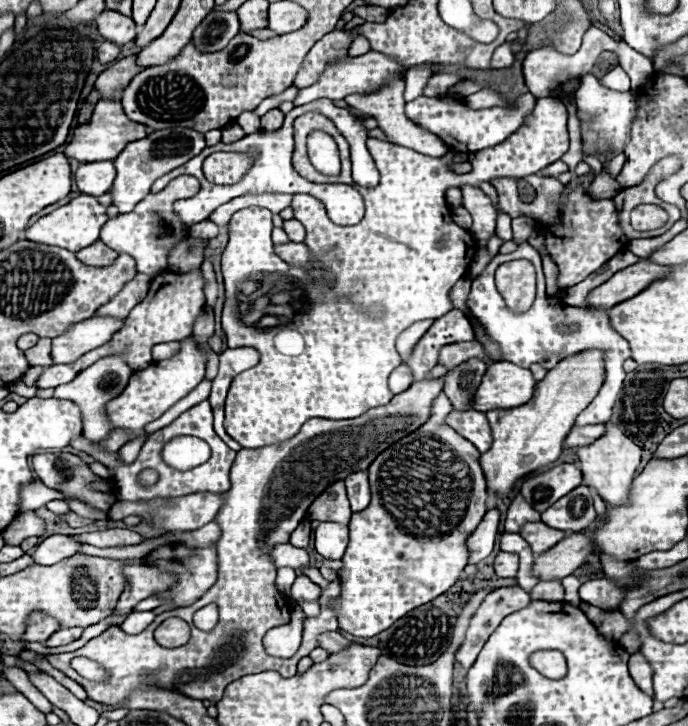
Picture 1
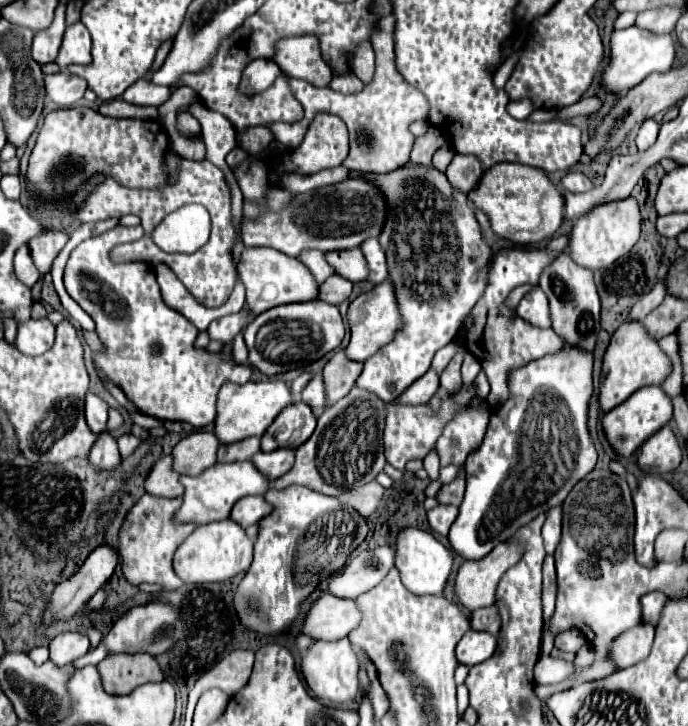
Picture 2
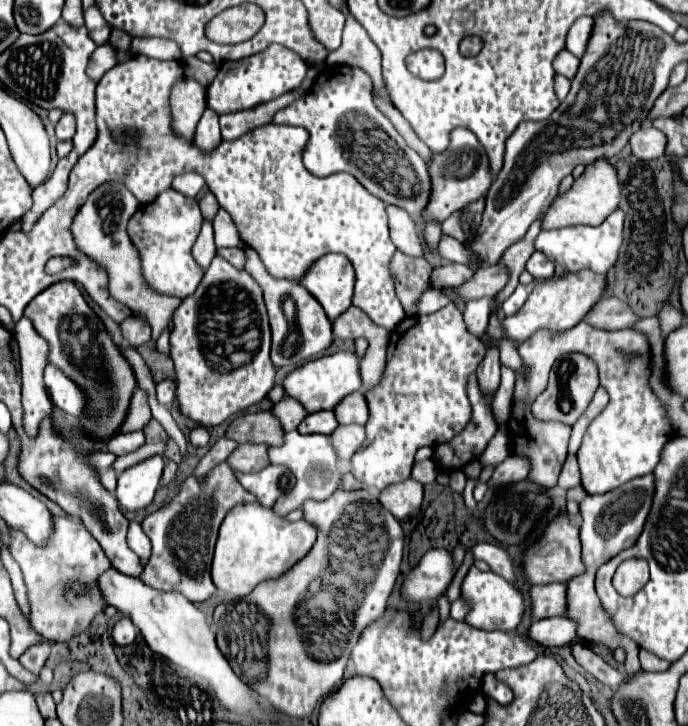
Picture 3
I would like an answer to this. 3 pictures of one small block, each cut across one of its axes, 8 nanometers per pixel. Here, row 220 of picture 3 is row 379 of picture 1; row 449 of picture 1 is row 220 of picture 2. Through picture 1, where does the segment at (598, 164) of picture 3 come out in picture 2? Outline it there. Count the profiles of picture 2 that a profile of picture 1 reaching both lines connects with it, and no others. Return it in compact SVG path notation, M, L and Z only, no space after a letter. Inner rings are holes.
M518 162L494 164L484 172L482 186L478 186L474 194L468 194L468 198L488 214L492 230L514 244L538 244L550 238L564 218L564 198L548 176L538 168Z

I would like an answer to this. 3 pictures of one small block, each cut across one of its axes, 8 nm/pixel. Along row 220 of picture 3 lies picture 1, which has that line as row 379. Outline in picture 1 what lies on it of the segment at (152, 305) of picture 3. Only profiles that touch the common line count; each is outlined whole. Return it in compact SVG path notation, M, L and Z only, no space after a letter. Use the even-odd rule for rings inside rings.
M112 356L112 358L100 358L98 362L94 362L92 366L88 366L86 370L82 370L72 382L68 384L60 384L54 390L54 396L56 398L64 398L64 400L72 400L76 402L80 408L82 408L82 414L84 414L84 438L90 440L90 442L98 442L102 446L106 446L108 450L118 450L124 442L126 442L126 434L122 430L114 430L110 426L110 422L106 420L106 416L102 414L102 406L106 402L110 402L112 398L120 396L122 390L126 388L126 382L128 378L132 376L132 368L126 366L126 362L122 362L122 358L118 356Z

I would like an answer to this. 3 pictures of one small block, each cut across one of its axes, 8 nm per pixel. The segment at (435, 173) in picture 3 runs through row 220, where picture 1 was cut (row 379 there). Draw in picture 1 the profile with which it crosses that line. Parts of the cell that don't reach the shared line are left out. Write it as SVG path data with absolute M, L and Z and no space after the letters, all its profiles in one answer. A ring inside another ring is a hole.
M442 378L414 382L406 392L396 394L386 406L372 408L350 422L326 422L322 418L312 418L294 438L290 438L290 442L262 446L258 450L242 448L232 466L232 488L224 492L224 506L216 516L216 522L222 528L222 538L216 544L220 566L218 582L192 606L158 614L156 620L140 634L124 634L118 626L112 626L74 652L46 654L48 662L84 686L90 700L102 704L120 704L148 676L162 688L178 690L190 698L210 702L218 702L230 682L248 674L274 670L284 678L294 676L298 660L318 646L316 636L328 630L338 630L338 614L332 608L332 602L340 596L340 582L336 578L326 588L320 628L302 630L302 646L292 658L272 658L264 652L262 638L270 628L290 622L291 607L289 601L276 592L276 566L266 556L270 548L264 546L286 544L290 534L304 520L308 506L318 494L322 494L322 490L336 480L344 480L352 472L366 470L382 450L422 426L428 420L432 400L442 392L442 386ZM210 602L218 604L220 622L212 632L202 632L192 624L192 616ZM172 616L180 616L190 624L192 638L186 646L162 648L156 644L152 632ZM76 656L96 660L106 670L108 678L104 682L92 682L82 678L78 672L70 672L70 660Z

